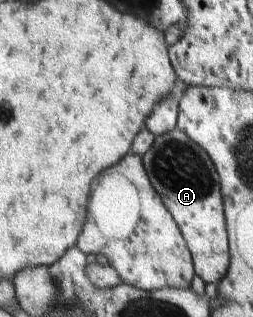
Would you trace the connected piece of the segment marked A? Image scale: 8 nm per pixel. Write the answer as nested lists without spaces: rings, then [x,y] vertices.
[[[174,128],[154,137],[143,156],[151,186],[158,192],[164,208],[179,226],[179,232],[195,262],[195,274],[204,283],[218,283],[230,265],[227,250],[226,220],[223,216],[221,193],[215,166],[202,147]]]

